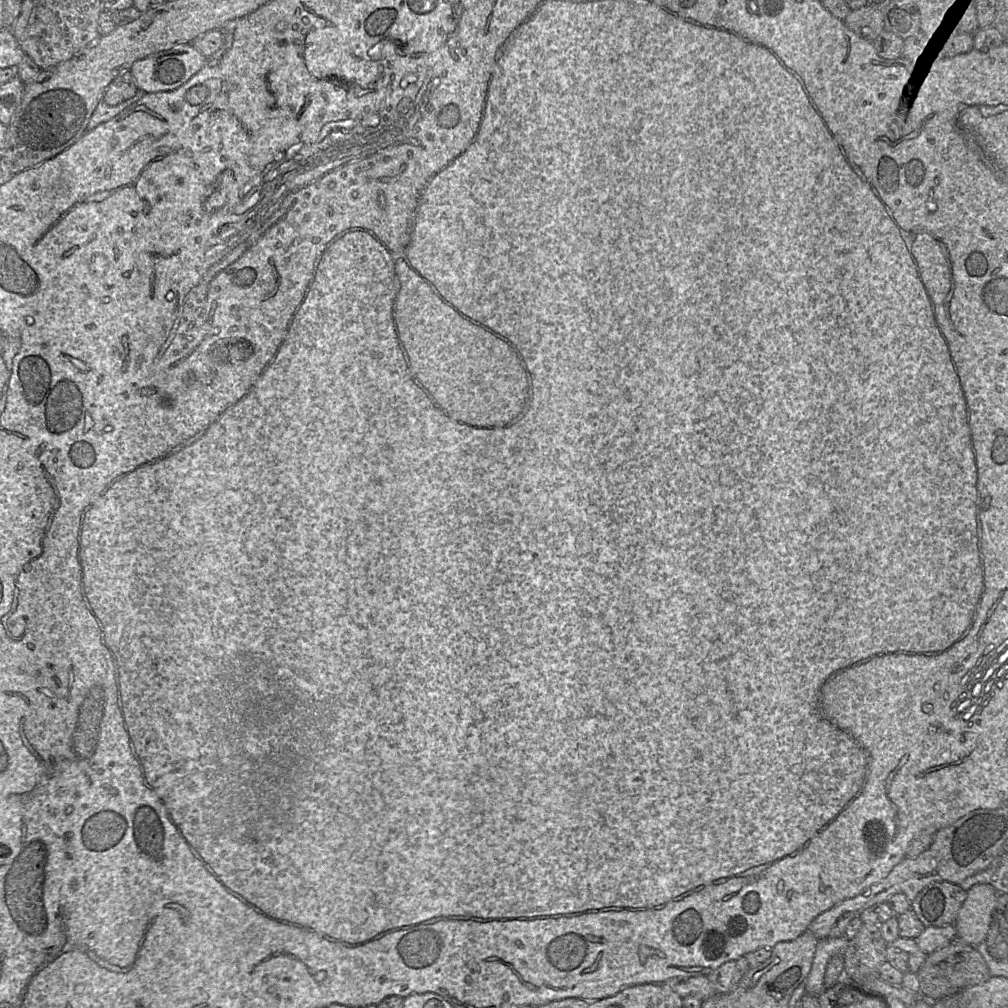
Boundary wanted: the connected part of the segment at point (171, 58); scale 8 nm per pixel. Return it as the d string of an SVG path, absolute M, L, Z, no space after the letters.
M189 43L138 60L129 71L138 89L146 93L172 91L185 84L205 62L206 57Z

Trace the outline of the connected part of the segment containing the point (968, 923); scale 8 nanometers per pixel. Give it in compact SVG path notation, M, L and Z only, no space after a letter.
M975 884L967 891L953 924L957 939L974 947L985 941L997 896L989 884Z

